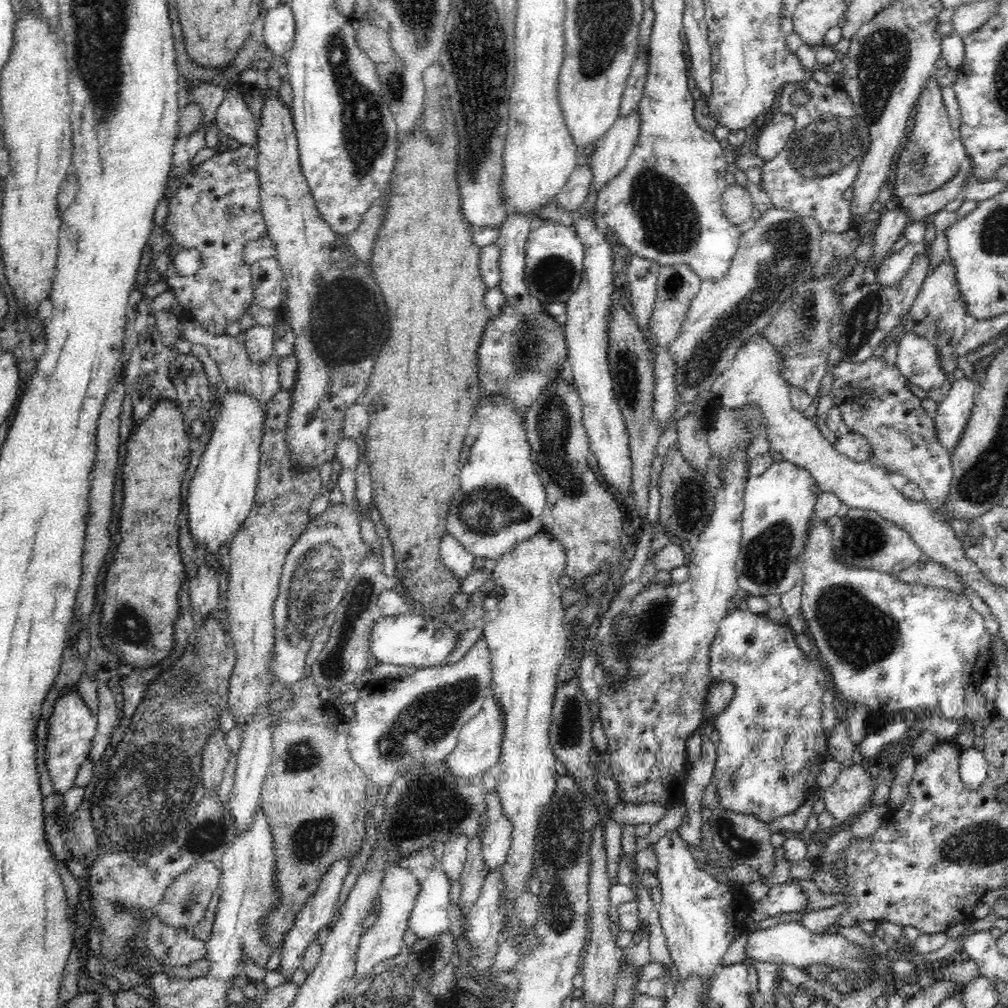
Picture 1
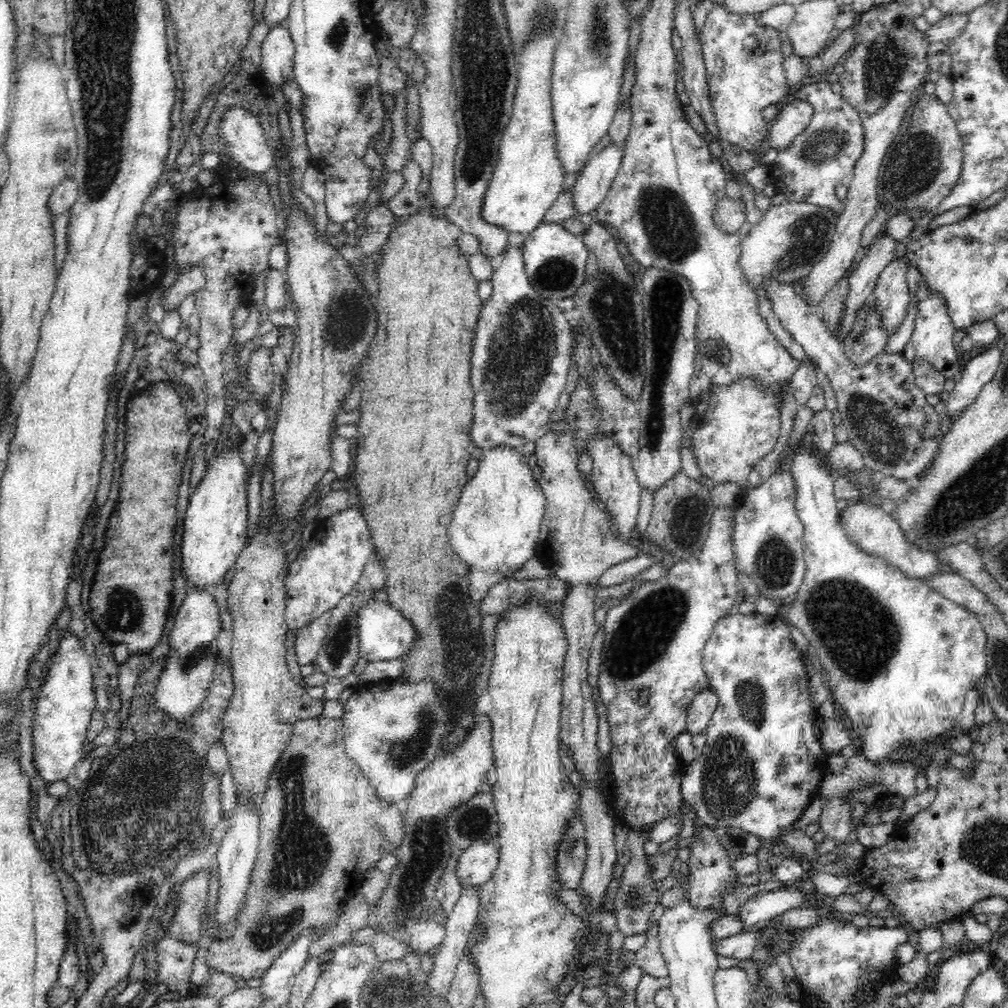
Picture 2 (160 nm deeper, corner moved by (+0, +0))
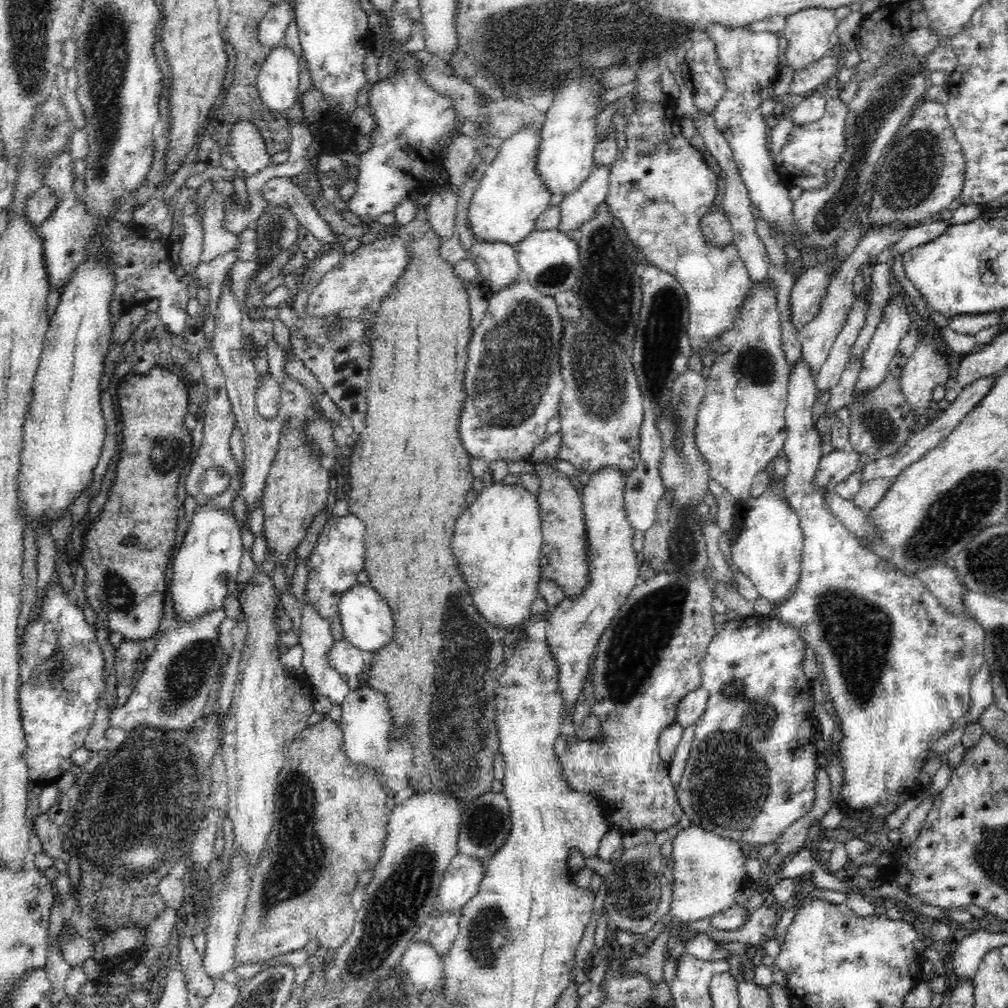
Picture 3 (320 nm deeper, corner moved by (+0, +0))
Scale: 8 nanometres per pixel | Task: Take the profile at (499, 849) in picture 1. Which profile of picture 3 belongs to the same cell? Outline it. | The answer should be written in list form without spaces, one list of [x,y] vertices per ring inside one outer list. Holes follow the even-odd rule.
[[[457,853],[441,880],[435,910],[454,912],[463,907],[478,892],[485,866],[486,860]]]

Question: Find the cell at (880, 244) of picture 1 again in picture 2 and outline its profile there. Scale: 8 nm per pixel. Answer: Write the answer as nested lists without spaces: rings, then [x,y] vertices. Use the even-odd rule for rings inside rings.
[[[880,232],[870,248],[866,250],[865,256],[858,262],[858,267],[852,271],[845,300],[846,308],[843,310],[839,329],[833,336],[838,342],[847,338],[848,332],[852,330],[852,322],[858,316],[858,310],[868,302],[868,298],[873,294],[878,276],[895,258],[897,243],[895,238],[887,236],[885,232]]]

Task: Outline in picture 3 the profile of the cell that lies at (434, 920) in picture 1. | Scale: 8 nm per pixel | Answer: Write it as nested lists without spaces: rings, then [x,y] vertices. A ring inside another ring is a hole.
[[[410,942],[400,960],[418,993],[432,990],[443,972],[440,956],[427,942]]]

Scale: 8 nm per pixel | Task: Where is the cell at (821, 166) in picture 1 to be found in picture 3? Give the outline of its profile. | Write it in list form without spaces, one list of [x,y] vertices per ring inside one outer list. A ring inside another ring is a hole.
[[[831,82],[829,88],[822,93],[827,103],[824,116],[810,124],[794,126],[785,146],[779,153],[773,155],[780,180],[789,189],[800,186],[803,192],[812,192],[811,190],[826,185],[828,182],[824,175],[826,170],[833,170],[845,151],[844,124],[846,124],[848,104],[839,98],[839,94],[836,86]]]

